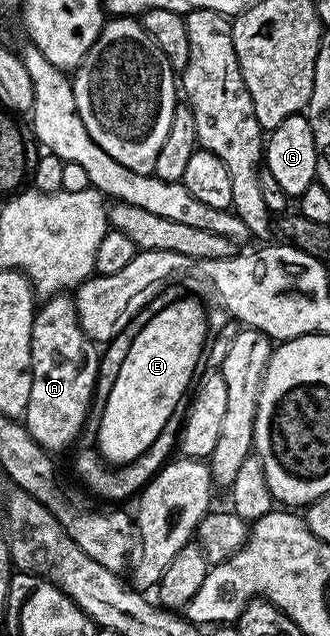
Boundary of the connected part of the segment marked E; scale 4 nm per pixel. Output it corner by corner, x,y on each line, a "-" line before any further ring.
186,297
183,301
174,301
171,305
164,306
155,317
148,318
143,325
139,324
137,330
136,339
132,339
132,347
128,347
130,357
124,355
120,375
116,375
116,383
112,383
112,391
100,411
99,417
102,418
98,421
98,449
103,457
101,460
114,467
125,467
149,451
152,443
156,443
160,431
164,431
168,419
172,419
179,408
178,404
181,403
186,388
187,393
191,388
195,380
194,372
198,369
198,363
200,367
208,345
207,310
200,302

